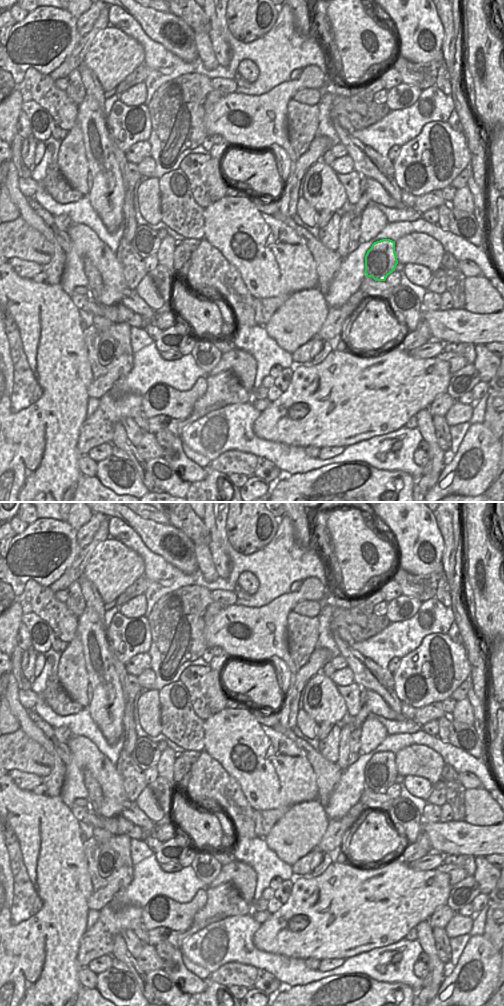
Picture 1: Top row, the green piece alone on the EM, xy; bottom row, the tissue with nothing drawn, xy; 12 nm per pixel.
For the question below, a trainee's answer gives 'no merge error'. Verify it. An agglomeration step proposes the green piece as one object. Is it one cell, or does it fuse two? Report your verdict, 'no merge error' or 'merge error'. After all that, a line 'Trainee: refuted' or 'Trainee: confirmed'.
merge error
Trainee: refuted

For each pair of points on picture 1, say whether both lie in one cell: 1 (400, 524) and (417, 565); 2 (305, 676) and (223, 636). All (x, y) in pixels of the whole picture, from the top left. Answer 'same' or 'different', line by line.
1: same
2: different

